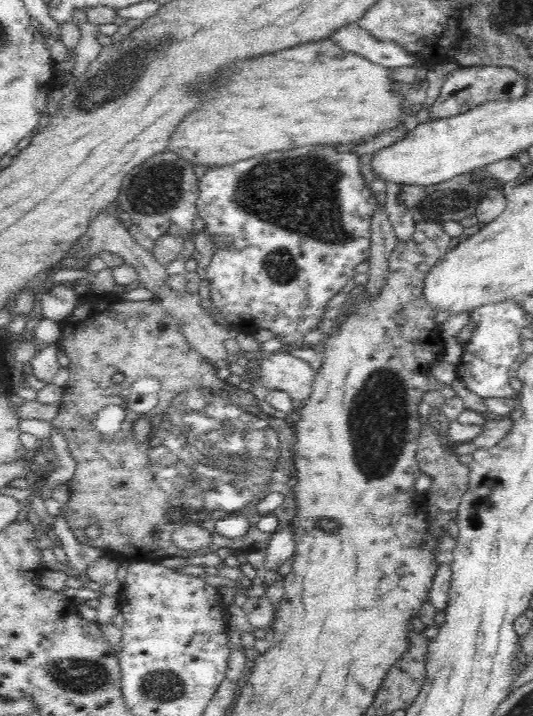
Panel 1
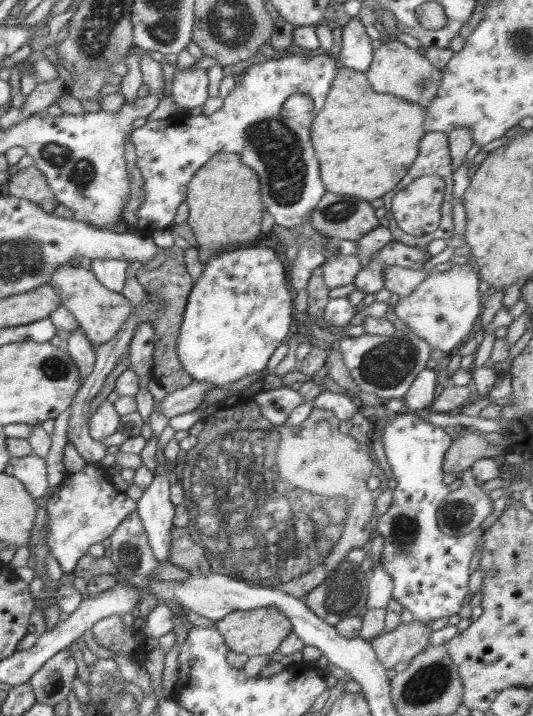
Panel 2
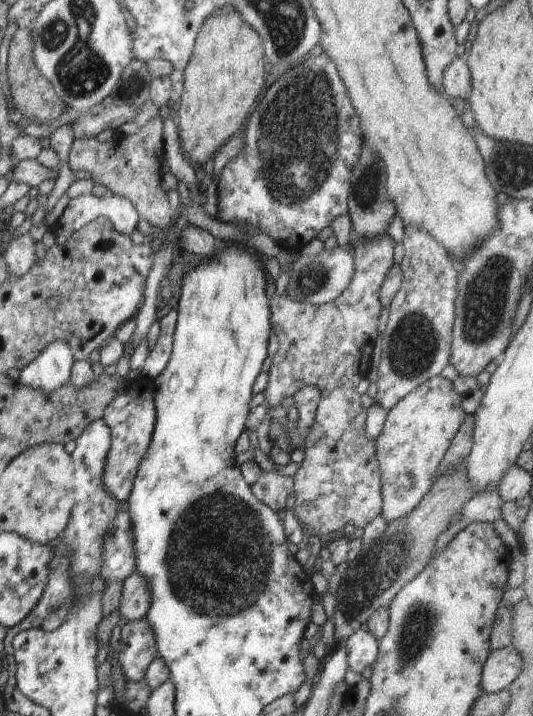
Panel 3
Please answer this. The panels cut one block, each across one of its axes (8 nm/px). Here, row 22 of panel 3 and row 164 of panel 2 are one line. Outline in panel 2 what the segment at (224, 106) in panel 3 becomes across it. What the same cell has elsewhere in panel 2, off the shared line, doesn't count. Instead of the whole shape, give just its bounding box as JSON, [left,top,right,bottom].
[187,153,264,260]

